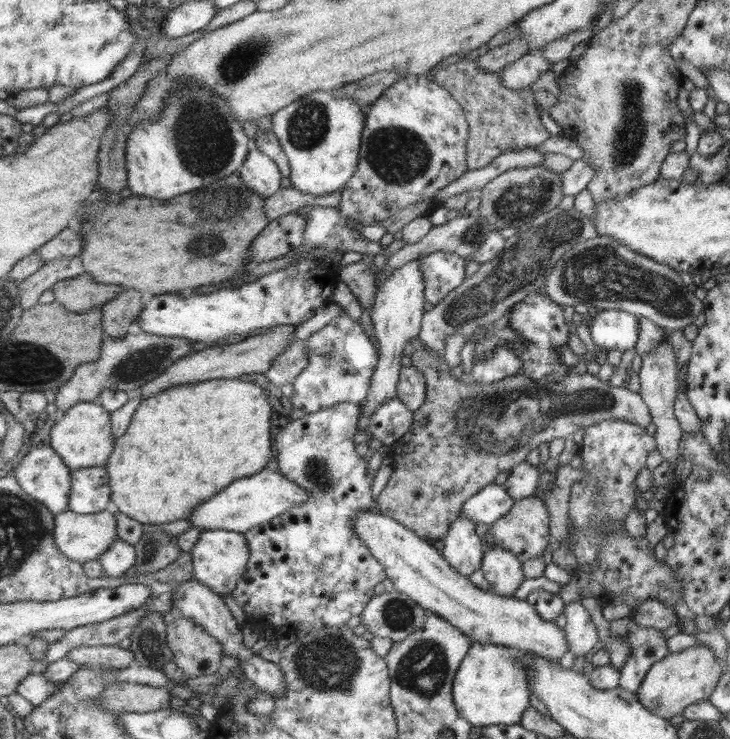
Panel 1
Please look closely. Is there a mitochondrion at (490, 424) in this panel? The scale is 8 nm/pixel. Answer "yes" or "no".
yes

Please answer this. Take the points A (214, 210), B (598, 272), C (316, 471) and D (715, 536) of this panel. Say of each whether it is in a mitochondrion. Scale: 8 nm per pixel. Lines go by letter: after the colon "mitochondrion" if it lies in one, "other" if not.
A: mitochondrion
B: mitochondrion
C: mitochondrion
D: mitochondrion

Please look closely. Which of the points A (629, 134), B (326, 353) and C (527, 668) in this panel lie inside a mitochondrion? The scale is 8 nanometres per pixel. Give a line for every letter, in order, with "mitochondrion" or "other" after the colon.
A: mitochondrion
B: mitochondrion
C: other

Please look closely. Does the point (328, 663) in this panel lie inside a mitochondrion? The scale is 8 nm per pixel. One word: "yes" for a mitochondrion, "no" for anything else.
yes

